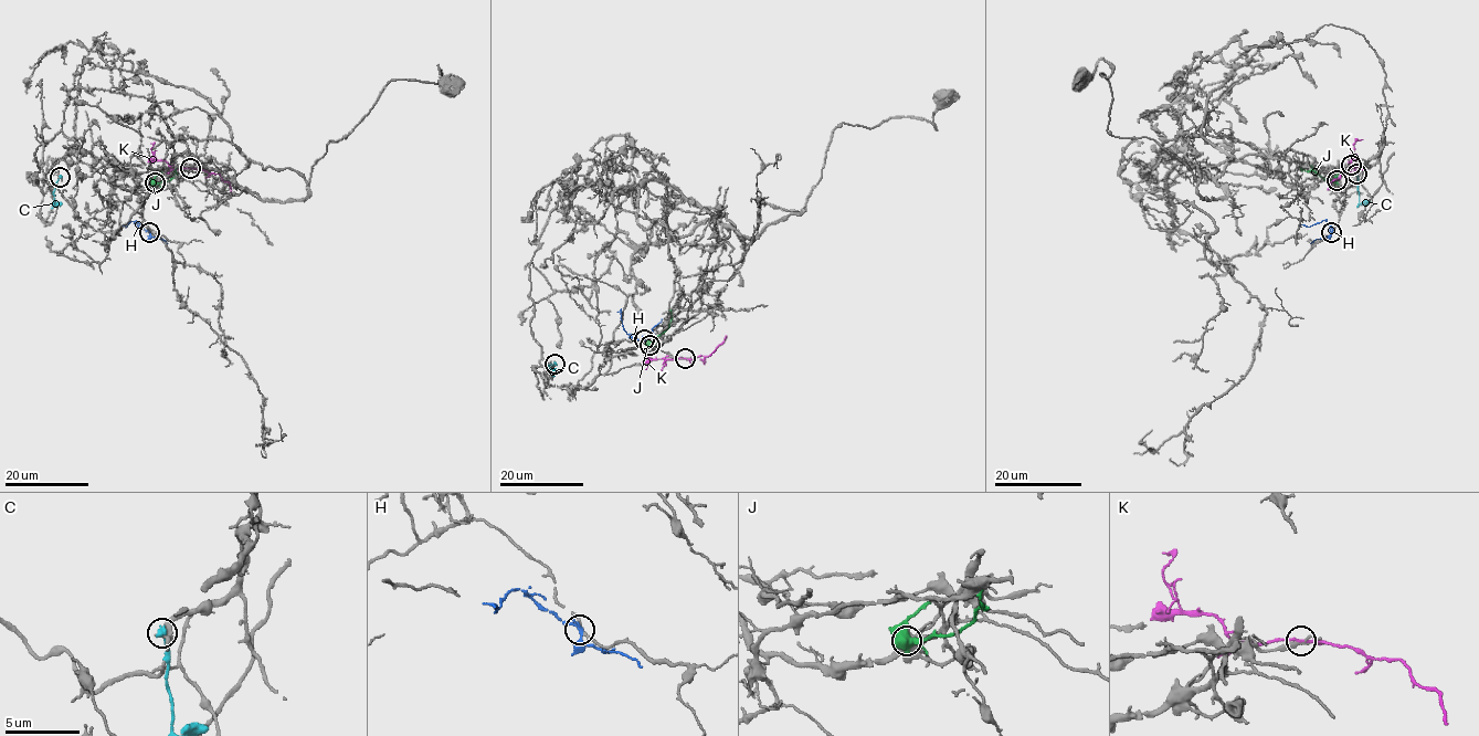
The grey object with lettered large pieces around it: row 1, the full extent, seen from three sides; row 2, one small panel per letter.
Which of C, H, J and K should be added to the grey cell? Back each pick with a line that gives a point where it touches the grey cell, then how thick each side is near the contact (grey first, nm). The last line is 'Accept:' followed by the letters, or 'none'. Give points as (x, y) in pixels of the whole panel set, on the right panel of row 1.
K: Touches grey at (1351, 165). Thickness 240 nm (grey) against 150 nm
Accept: K

